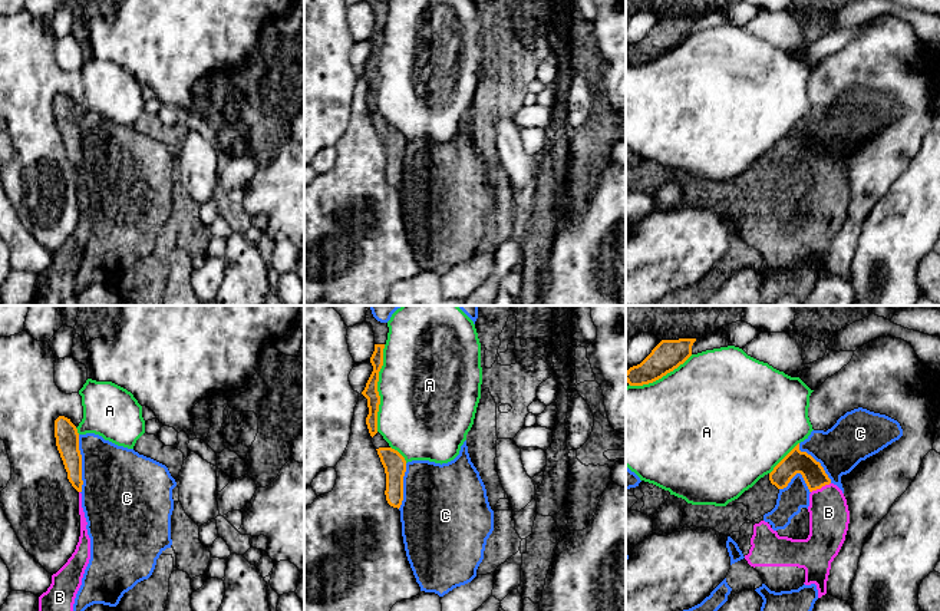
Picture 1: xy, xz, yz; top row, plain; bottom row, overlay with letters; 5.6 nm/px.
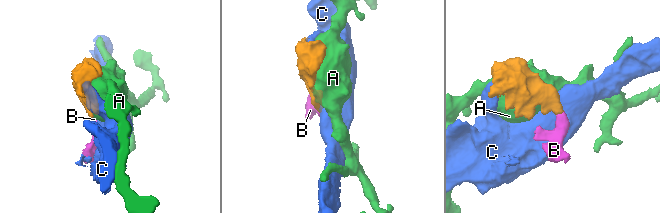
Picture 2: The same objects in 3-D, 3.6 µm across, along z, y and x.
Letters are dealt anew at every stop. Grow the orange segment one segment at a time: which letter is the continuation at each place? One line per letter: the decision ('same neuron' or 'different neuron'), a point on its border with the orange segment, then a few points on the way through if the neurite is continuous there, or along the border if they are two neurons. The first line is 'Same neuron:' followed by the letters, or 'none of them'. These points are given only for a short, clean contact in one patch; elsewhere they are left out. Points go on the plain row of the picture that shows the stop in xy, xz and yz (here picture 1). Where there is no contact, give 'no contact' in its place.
Same neuron: B
A: different neuron; contact xz (376, 66)
B: same neuron; contact yz (820, 167); way yz (795, 141), (820, 167), (827, 180), (828, 191)
C: different neuron; contact xy (81, 142)

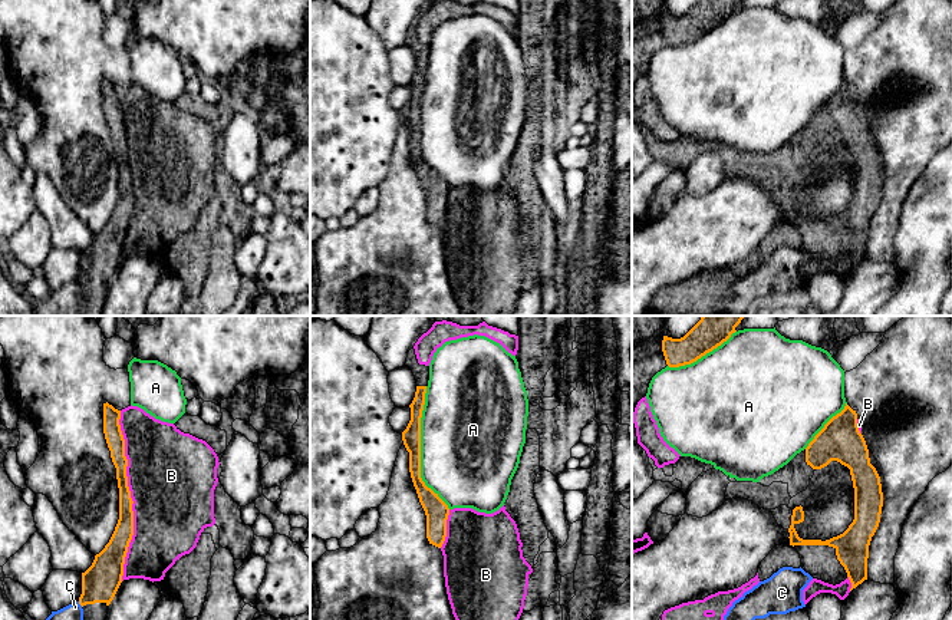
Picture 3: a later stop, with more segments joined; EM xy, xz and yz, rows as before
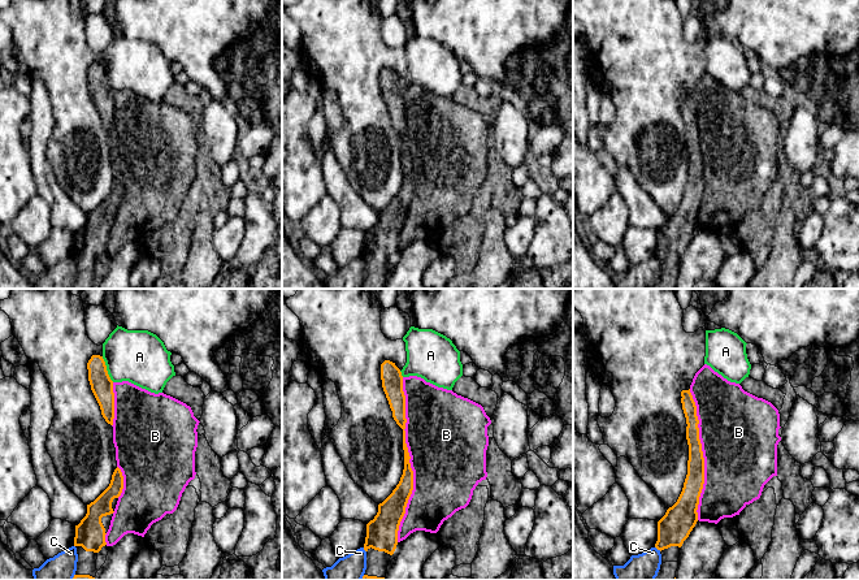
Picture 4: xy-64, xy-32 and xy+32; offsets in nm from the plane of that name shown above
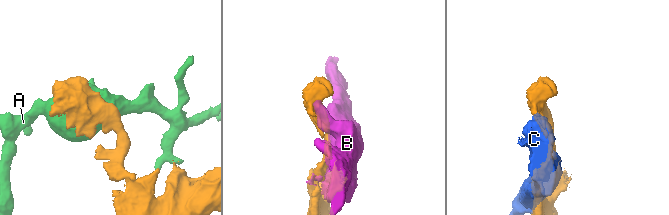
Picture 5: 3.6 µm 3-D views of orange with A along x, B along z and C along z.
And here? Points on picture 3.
Same neuron: none of them
A: different neuron; contact xz (420, 127)
B: different neuron; contact xy (129, 174)
C: different neuron; contact xy (81, 283)

